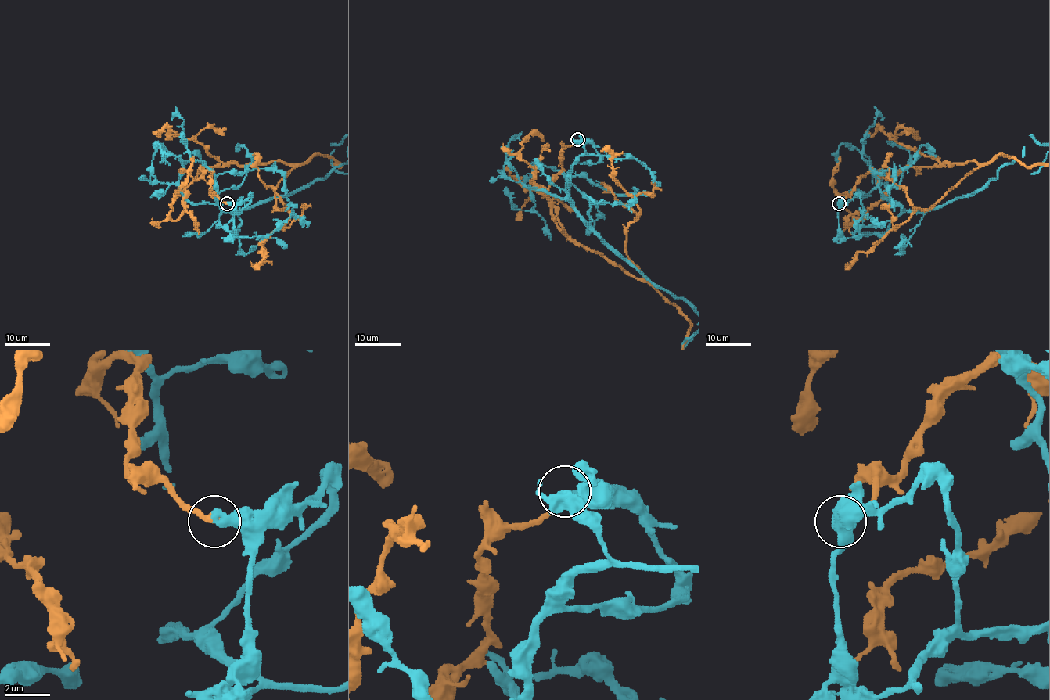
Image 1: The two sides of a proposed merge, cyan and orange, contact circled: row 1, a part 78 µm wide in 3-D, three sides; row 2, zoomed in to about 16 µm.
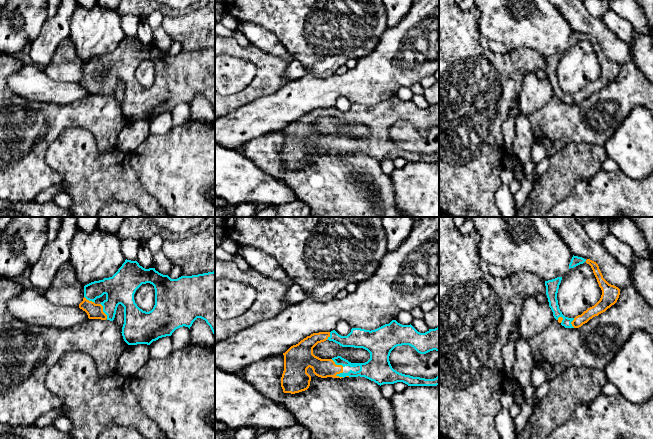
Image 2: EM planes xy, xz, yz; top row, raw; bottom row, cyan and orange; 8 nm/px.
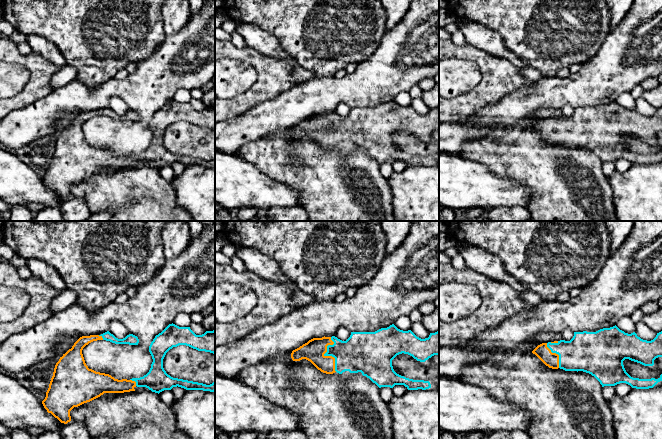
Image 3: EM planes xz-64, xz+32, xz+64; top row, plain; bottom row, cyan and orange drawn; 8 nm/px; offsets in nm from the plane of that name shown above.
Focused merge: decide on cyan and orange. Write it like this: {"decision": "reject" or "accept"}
{"decision": "reject"}

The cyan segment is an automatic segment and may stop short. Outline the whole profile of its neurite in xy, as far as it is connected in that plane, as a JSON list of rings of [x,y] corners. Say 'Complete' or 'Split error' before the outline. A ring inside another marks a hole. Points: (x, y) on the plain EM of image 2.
Complete. [[[126,35],[112,53],[84,62],[84,73],[89,77],[95,79],[95,76],[104,70],[106,75],[100,80],[107,91],[107,96],[114,96],[119,80],[124,83],[124,100],[121,109],[128,121],[150,121],[159,114],[171,112],[180,103],[185,102],[190,105],[197,94],[205,96],[215,111],[215,47],[171,55],[155,44],[145,45],[137,37]],[[146,59],[152,60],[155,65],[155,81],[149,88],[140,85],[134,76],[136,66]]]

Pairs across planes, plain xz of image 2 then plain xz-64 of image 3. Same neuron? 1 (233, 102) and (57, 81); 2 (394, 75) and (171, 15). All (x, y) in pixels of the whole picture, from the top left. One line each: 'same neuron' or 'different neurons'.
1: different neurons
2: different neurons

